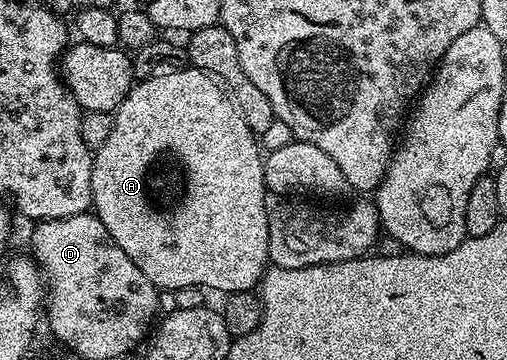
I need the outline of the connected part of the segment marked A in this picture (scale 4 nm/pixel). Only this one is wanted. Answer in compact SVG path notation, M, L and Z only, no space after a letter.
M186 67L173 72L164 71L151 78L138 80L134 84L123 99L123 103L113 113L113 126L107 143L103 143L103 147L99 147L93 153L91 187L93 188L92 208L95 210L96 217L102 221L111 239L127 253L128 259L131 259L131 262L135 263L135 266L139 267L139 270L143 271L158 289L177 290L200 286L206 291L218 289L223 293L222 295L230 295L256 290L261 278L267 272L267 266L270 264L267 247L269 209L267 204L265 205L267 190L263 153L259 148L258 138L249 130L236 104L227 96L226 90L210 74L202 70Z

